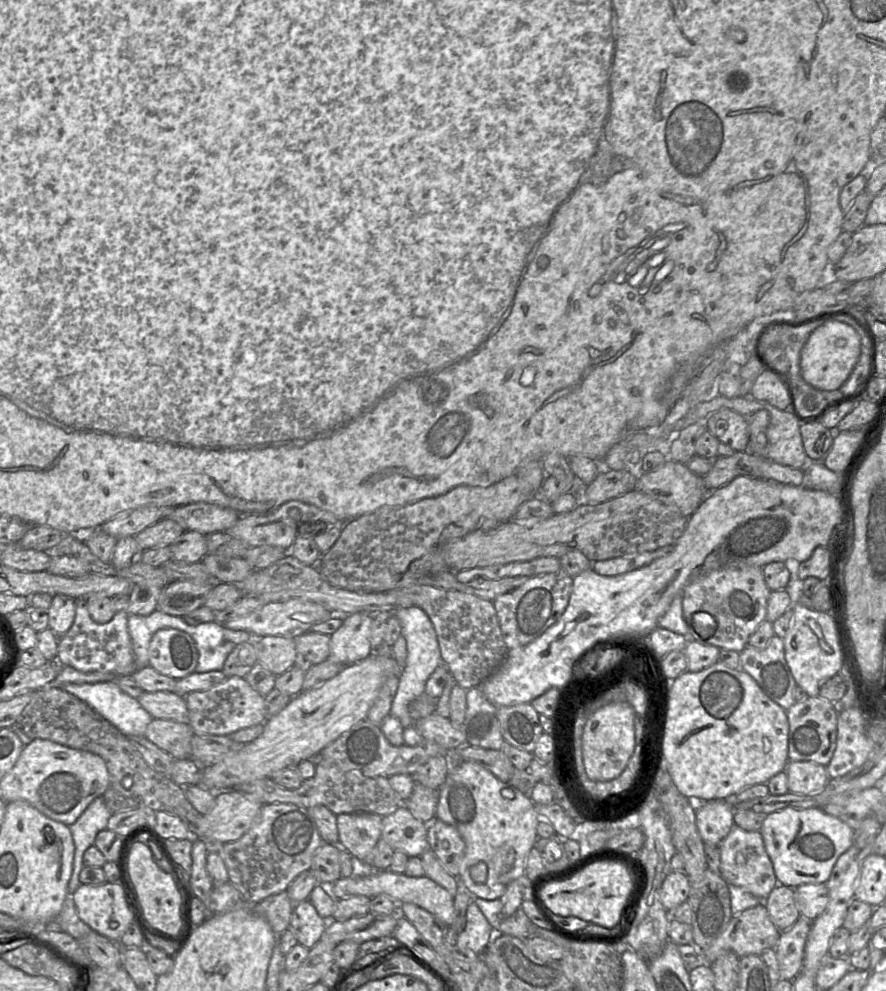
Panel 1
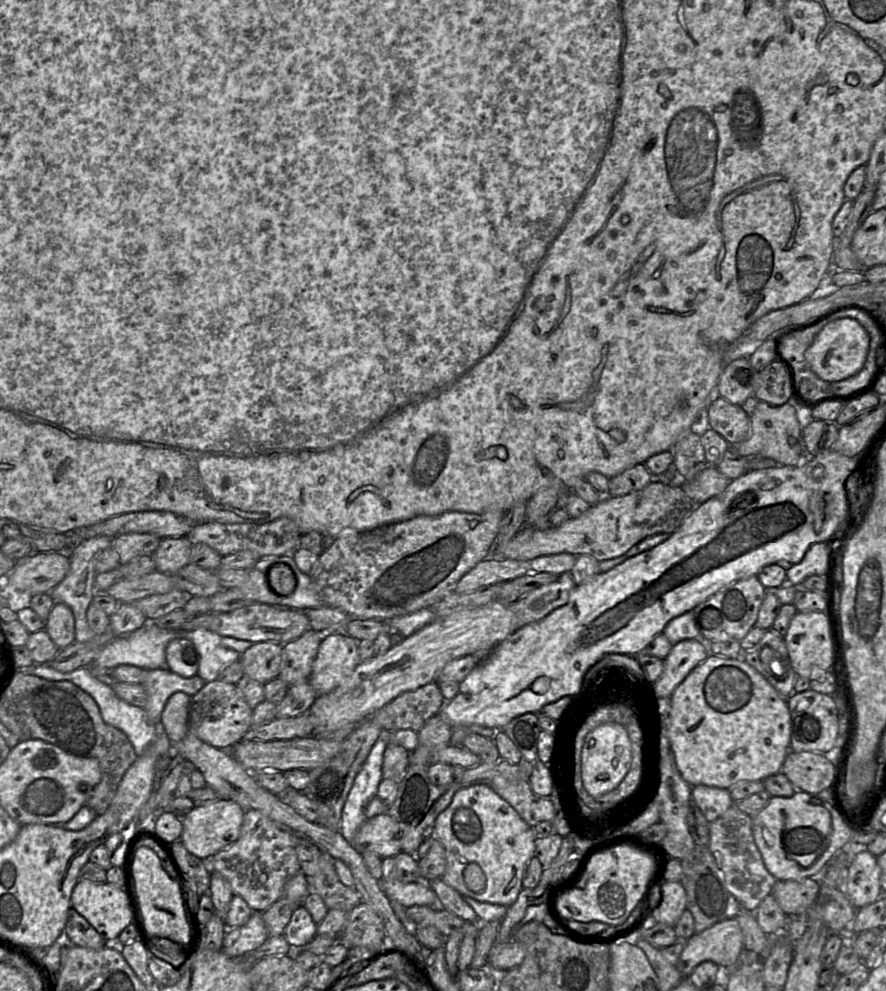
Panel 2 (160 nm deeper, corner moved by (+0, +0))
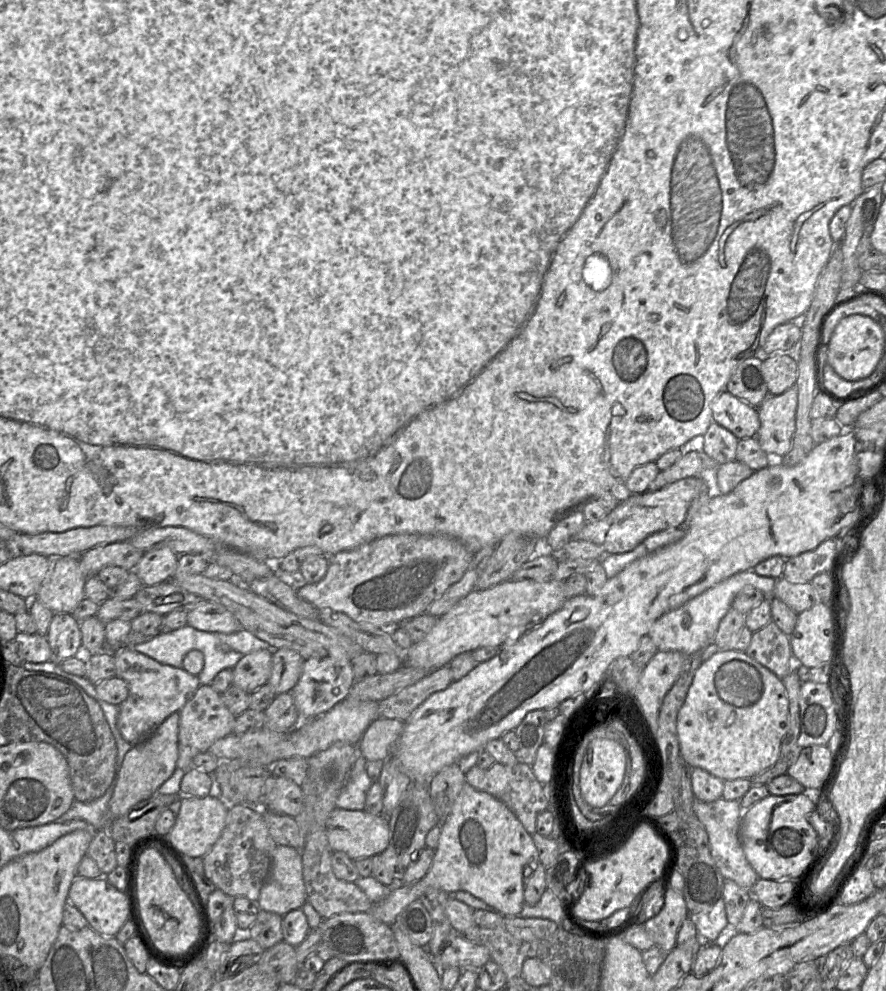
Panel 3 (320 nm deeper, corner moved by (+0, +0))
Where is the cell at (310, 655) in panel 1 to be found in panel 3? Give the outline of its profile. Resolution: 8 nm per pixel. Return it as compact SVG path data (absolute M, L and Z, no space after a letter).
M274 650L272 671L266 684L270 685L277 695L290 692L301 676L304 661L295 650Z

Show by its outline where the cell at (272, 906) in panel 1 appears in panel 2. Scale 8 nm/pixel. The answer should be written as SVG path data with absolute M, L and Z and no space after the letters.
M253 912L246 924L228 928L223 939L222 951L231 957L241 957L257 949L269 937L262 912Z

